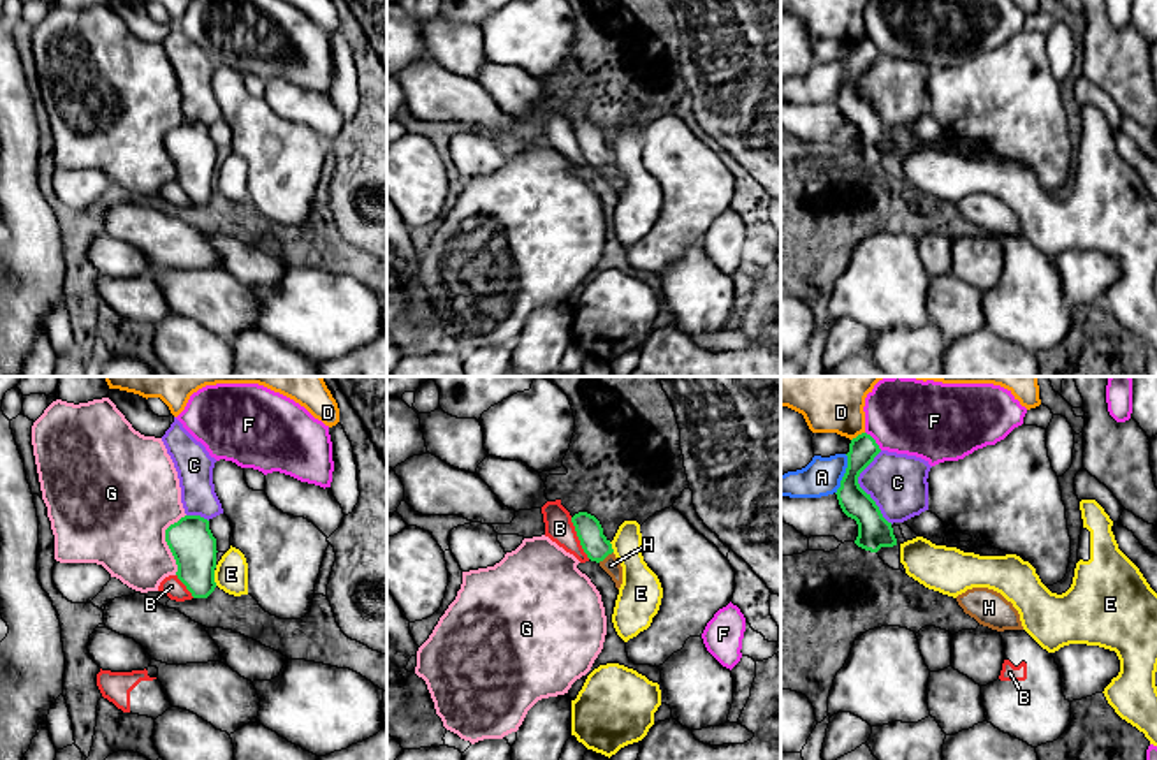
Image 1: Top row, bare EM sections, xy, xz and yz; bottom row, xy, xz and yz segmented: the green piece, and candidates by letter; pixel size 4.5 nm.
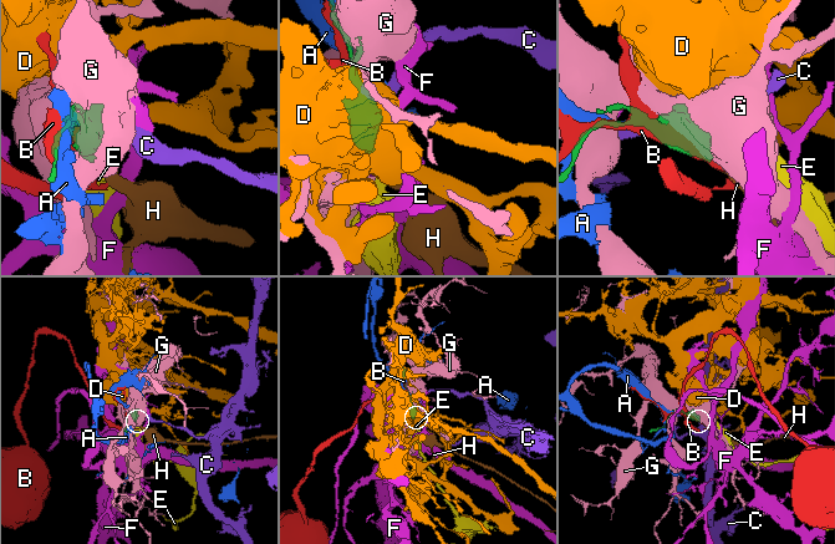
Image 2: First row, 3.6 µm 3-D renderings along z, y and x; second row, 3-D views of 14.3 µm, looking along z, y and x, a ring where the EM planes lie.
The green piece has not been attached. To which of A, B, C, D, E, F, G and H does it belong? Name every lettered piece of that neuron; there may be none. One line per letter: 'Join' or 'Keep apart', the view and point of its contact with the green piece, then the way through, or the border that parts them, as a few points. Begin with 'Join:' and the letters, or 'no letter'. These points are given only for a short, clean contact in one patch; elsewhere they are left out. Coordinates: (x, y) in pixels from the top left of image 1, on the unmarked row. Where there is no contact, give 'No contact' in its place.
Join: H
A: Keep apart. Touches green at yz (844, 80)
B: Keep apart. Touches green at xz (579, 145)
C: Keep apart. Touches green at yz (860, 94)
D: Keep apart. Touches green at yz (858, 41). Boundary: yz (864, 37), (851, 46)
E: Keep apart. Touches green at xy (213, 183). Boundary: xy (213, 176), (217, 190)
F: Keep apart. Touches green at yz (874, 46). Boundary: yz (865, 37), (881, 55)
G: Keep apart. Touches green at xy (166, 146)
H: Join. Touches green at xz (605, 162). Path across: xz (589, 138), (593, 148), (605, 162), (611, 171)

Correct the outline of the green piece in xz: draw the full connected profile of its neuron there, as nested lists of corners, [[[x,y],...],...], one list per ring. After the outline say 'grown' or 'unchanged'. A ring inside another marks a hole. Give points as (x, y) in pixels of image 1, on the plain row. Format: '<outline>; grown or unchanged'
[[[578,118],[571,123],[571,128],[587,164],[596,167],[619,195],[622,190],[622,172],[614,160],[610,146],[603,141],[600,127],[587,118]]]; grown

